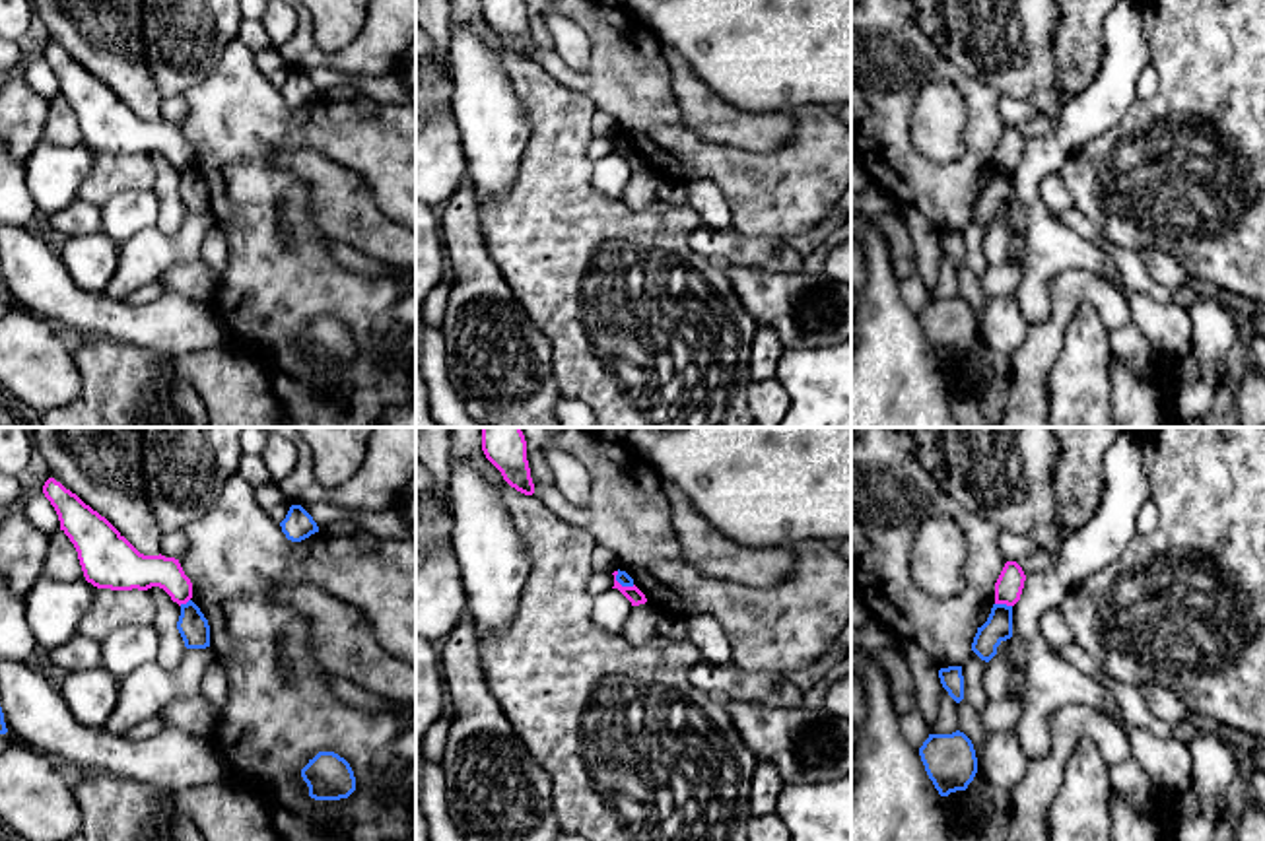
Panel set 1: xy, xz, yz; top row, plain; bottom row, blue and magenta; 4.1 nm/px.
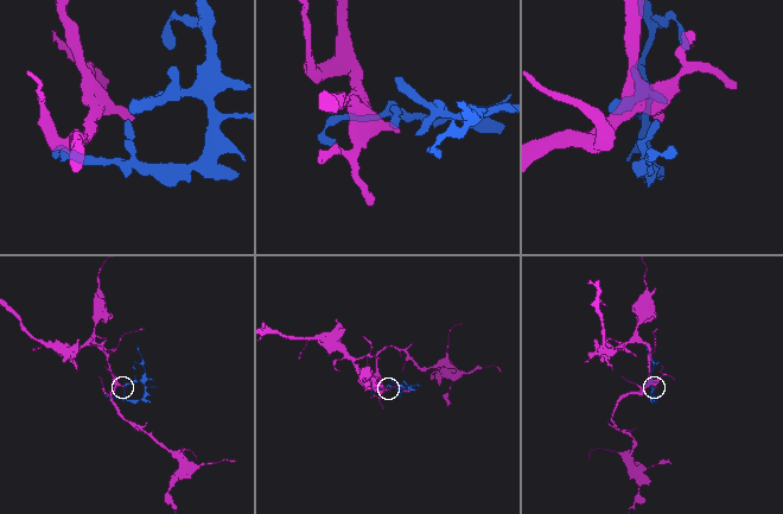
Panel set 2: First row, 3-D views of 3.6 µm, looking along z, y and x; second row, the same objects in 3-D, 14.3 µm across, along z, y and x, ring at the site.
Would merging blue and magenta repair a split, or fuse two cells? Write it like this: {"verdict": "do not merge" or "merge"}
{"verdict": "do not merge"}

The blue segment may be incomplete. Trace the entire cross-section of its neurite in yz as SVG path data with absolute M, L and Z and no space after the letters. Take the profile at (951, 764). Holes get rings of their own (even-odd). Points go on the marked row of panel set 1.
M960 730L952 734L929 734L919 748L919 756L940 796L966 791L977 773L974 744Z

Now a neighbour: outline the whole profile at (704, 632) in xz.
M692 614L686 618L686 625L688 641L700 649L703 660L733 664L733 643L713 616Z

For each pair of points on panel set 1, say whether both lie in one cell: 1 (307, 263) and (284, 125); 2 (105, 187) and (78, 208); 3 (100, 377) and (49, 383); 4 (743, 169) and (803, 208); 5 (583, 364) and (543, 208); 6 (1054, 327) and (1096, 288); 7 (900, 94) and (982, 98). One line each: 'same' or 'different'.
1: same
2: different
3: different
4: same
5: same
6: same
7: same

